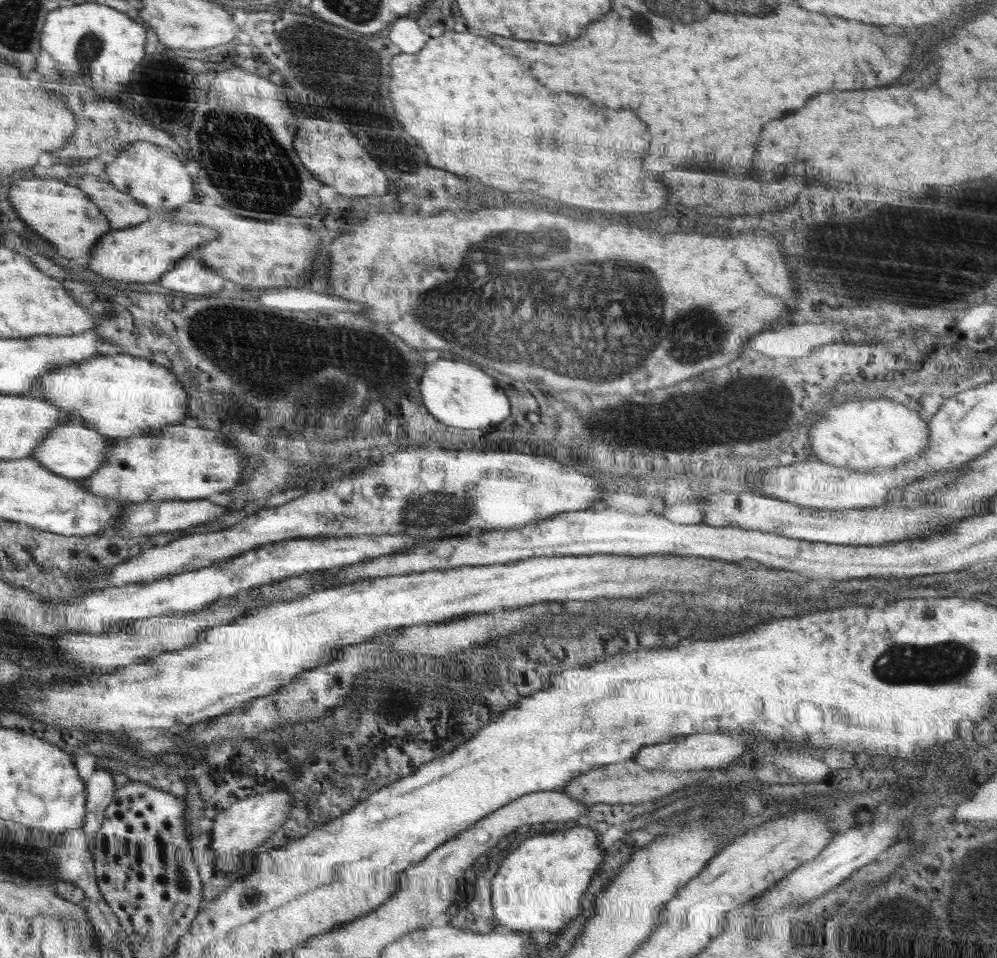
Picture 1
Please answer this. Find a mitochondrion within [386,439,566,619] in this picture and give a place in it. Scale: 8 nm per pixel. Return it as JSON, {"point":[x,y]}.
{"point":[417,511]}

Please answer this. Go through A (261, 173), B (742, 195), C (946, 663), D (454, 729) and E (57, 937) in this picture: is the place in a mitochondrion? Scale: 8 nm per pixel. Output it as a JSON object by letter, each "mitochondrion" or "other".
{"A":"mitochondrion","B":"other","C":"mitochondrion","D":"other","E":"other"}

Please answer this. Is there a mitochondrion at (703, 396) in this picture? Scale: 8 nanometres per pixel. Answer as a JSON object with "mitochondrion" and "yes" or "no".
{"mitochondrion":"yes"}

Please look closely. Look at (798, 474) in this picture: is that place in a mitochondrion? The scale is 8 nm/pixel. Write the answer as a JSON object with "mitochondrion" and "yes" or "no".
{"mitochondrion":"no"}

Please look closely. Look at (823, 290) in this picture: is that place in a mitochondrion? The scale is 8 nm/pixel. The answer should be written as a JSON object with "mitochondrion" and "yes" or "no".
{"mitochondrion":"yes"}

